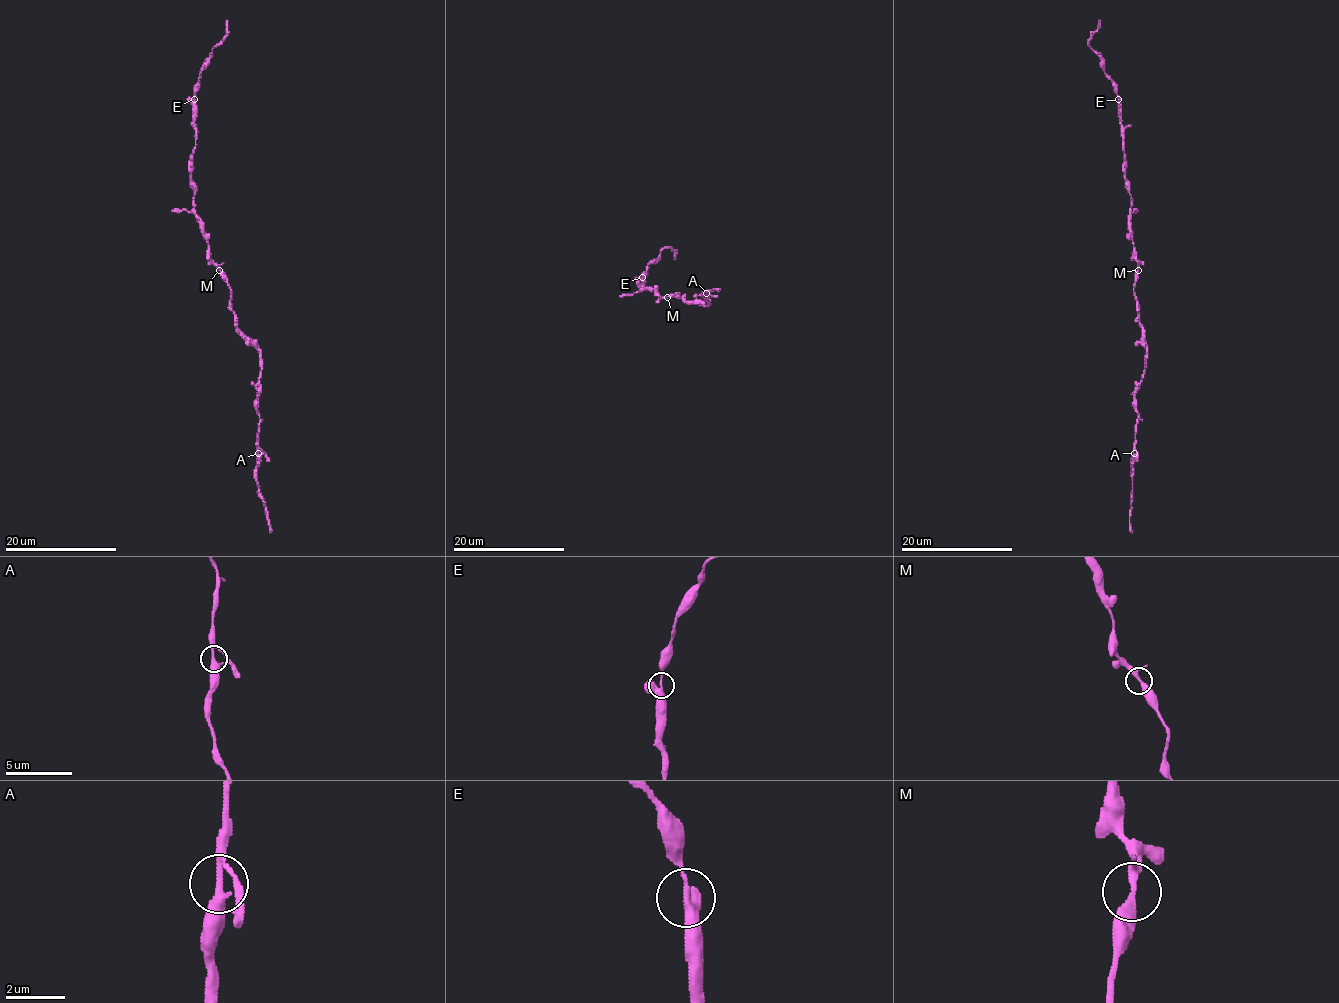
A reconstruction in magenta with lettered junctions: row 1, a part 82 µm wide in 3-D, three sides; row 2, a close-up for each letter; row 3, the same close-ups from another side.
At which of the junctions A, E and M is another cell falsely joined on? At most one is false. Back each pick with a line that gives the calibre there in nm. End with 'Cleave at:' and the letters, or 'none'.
Cleave at: none

